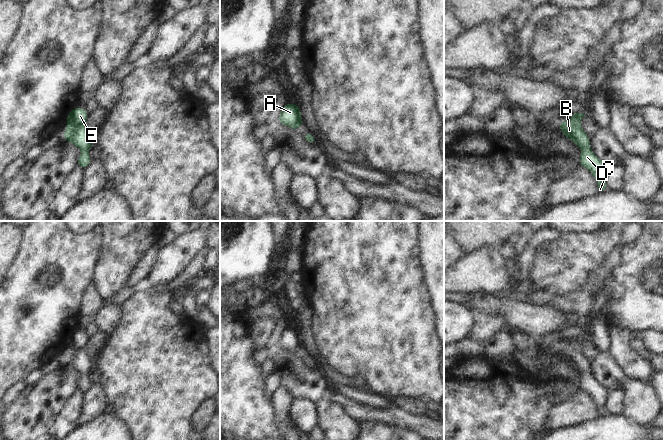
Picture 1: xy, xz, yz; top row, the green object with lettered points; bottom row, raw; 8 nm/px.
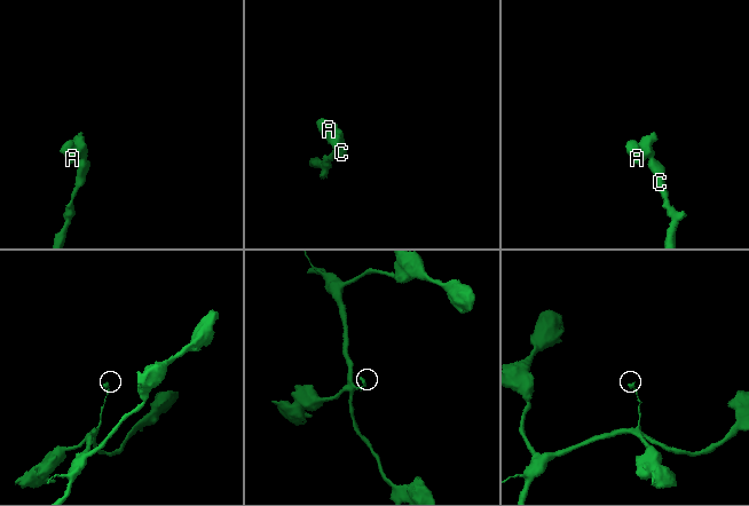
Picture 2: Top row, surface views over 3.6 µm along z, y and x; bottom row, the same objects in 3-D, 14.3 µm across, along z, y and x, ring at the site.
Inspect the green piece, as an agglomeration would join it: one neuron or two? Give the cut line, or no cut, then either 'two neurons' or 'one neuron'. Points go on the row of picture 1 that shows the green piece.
no cut; one neuron

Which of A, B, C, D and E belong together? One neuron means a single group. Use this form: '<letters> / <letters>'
A B C D E

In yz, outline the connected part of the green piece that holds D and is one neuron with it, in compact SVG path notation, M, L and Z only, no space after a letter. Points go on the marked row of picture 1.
M574 111L572 118L561 122L559 127L564 136L568 137L570 141L582 149L579 165L585 167L593 174L594 178L597 180L598 192L603 192L607 190L605 181L609 168L589 147L591 140L588 138L580 124L581 119L585 115L586 114L581 112Z

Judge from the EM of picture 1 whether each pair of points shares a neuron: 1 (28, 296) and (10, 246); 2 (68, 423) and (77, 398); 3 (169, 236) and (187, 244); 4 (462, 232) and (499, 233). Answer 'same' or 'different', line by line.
1: different
2: same
3: different
4: same

